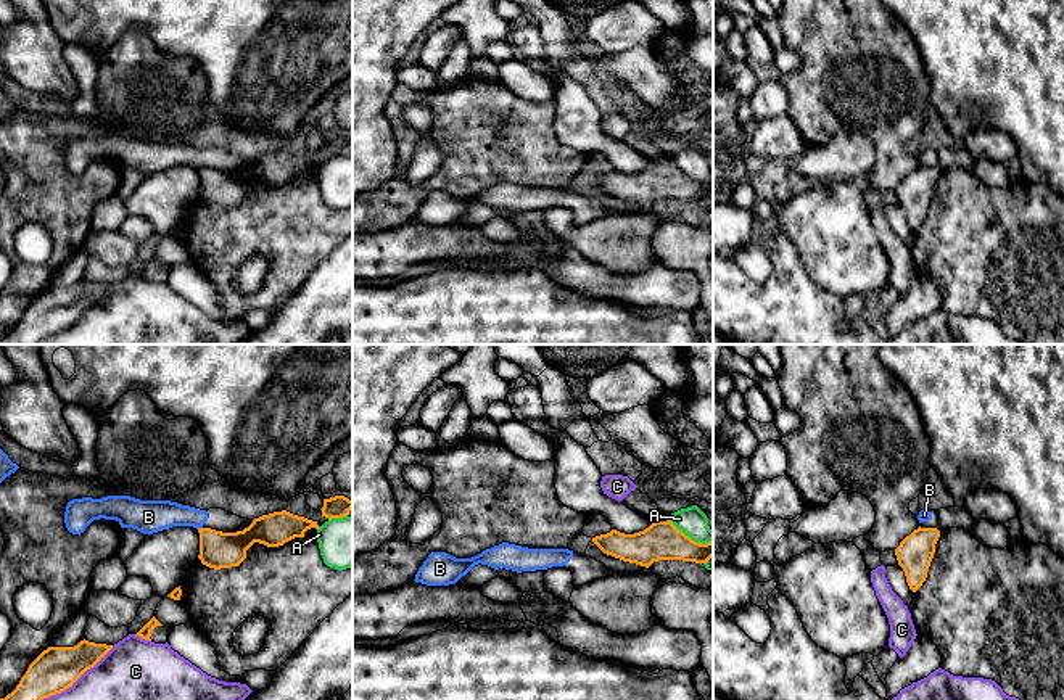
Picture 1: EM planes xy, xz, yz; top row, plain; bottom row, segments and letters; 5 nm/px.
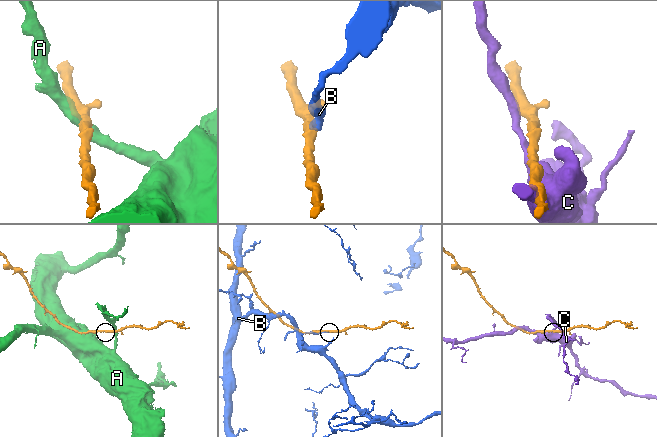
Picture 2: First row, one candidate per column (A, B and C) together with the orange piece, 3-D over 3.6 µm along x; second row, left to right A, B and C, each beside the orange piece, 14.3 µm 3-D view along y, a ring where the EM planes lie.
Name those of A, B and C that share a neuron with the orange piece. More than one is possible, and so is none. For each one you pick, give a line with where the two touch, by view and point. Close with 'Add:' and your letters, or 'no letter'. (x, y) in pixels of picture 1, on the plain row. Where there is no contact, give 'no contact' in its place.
Add: no letter

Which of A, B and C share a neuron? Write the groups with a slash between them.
A / B / C

